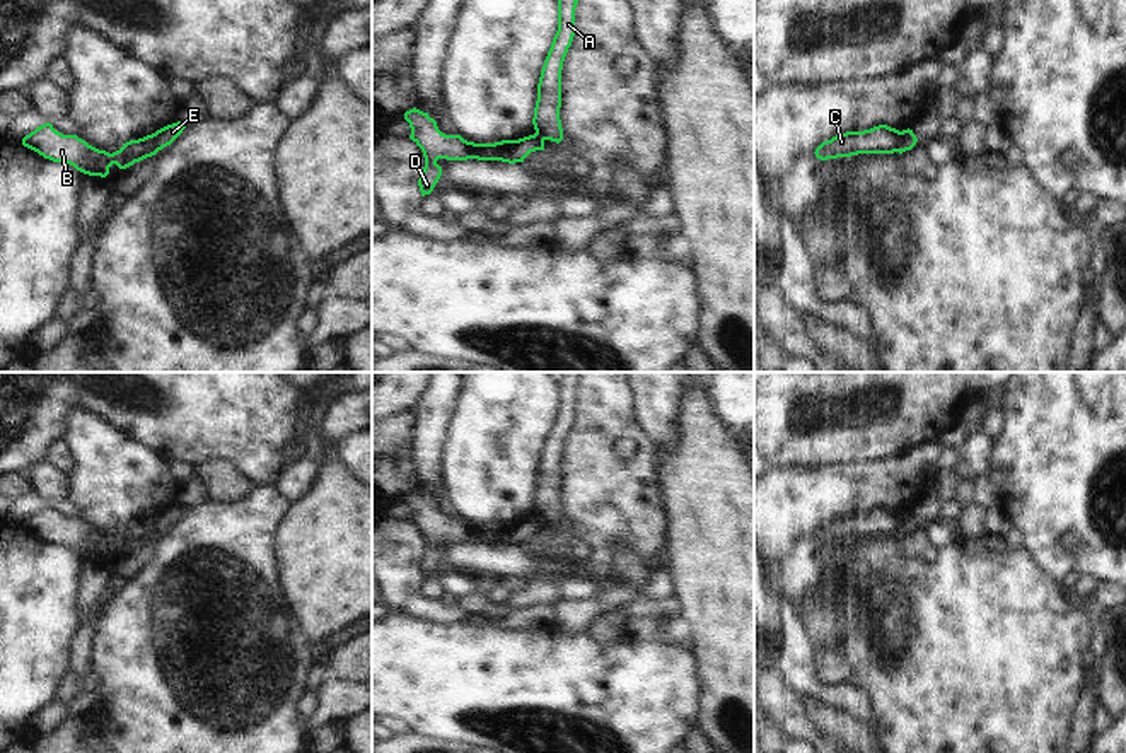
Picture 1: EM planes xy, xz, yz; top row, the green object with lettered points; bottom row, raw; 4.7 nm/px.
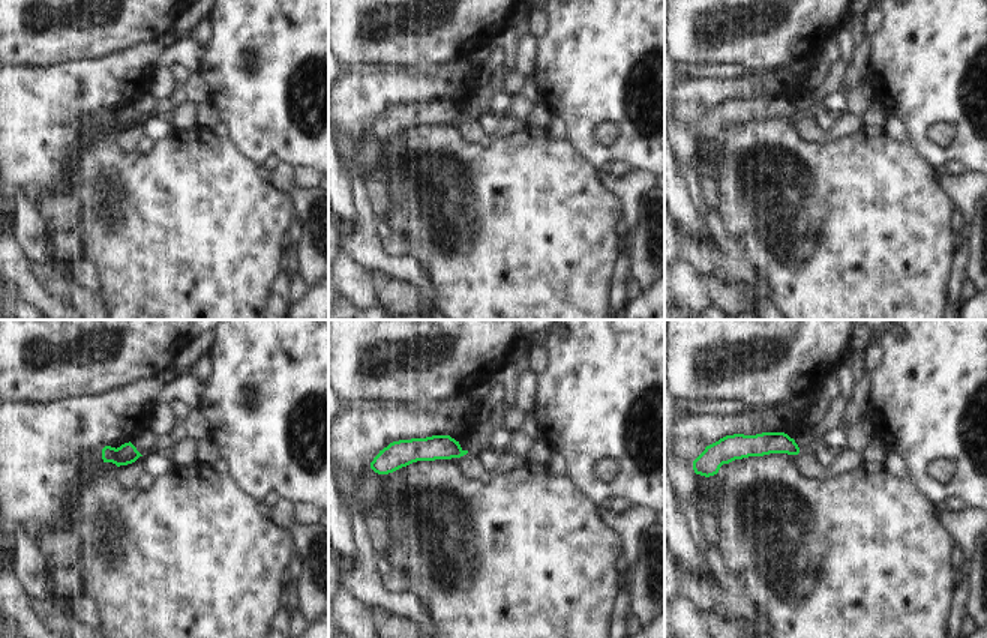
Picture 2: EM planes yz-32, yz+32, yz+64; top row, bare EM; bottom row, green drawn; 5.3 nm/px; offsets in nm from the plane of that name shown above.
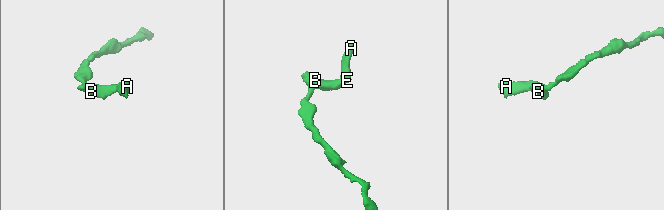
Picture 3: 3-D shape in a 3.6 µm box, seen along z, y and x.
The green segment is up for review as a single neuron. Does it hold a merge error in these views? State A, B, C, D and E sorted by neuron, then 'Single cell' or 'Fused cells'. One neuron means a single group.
Groups: A C E / B D. Fused cells

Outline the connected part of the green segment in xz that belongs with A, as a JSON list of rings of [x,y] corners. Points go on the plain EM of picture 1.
[[[558,379],[558,413],[544,442],[532,507],[543,522],[560,526],[563,511],[560,502],[561,490],[561,452],[563,444],[575,418],[575,391],[578,381]]]

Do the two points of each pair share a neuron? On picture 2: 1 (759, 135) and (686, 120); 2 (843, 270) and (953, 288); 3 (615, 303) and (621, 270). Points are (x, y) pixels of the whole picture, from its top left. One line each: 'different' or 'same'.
1: different
2: different
3: same

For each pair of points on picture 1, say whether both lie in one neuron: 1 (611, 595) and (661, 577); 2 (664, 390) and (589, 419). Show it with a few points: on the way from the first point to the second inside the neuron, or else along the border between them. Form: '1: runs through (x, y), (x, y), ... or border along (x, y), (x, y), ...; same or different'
1: runs through (623, 593), (649, 589); same
2: border along (630, 390), (635, 419), (650, 439); different

